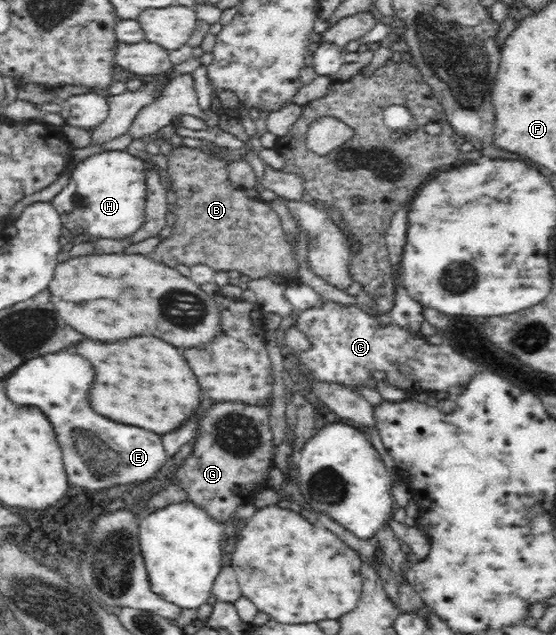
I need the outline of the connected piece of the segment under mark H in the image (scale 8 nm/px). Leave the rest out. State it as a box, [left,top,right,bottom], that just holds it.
[51,150,145,238]

